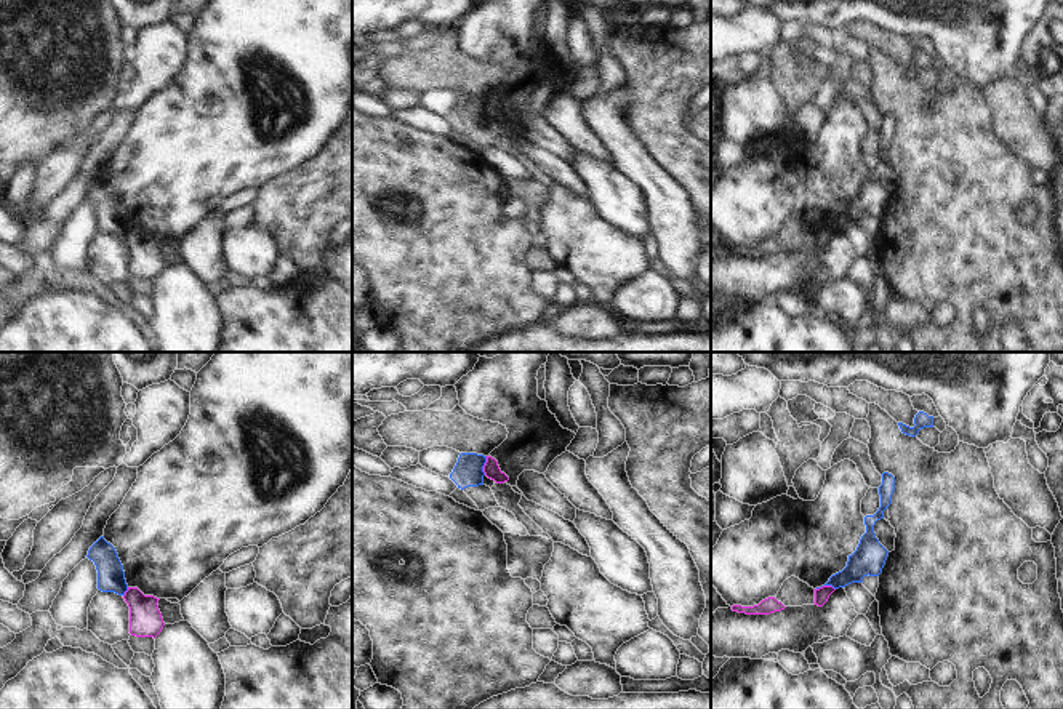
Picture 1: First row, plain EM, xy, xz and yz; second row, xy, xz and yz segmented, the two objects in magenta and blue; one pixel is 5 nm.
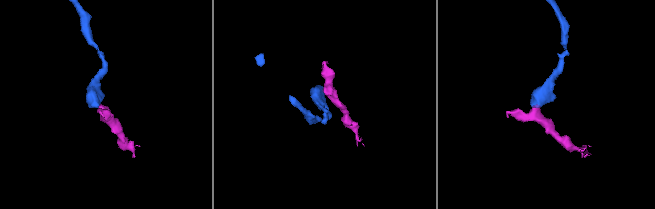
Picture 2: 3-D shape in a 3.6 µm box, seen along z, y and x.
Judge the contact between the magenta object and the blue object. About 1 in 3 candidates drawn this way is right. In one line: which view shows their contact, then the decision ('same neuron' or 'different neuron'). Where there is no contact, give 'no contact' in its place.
xz | different neuron

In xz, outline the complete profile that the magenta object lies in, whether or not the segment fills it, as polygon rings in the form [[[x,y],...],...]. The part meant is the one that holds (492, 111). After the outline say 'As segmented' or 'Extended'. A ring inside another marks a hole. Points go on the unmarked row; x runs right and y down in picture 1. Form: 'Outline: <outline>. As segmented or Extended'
Outline: [[[487,98],[483,114],[488,120],[495,122],[496,125],[504,125],[509,122],[509,118],[499,110],[498,102],[491,98]]]. As segmented

